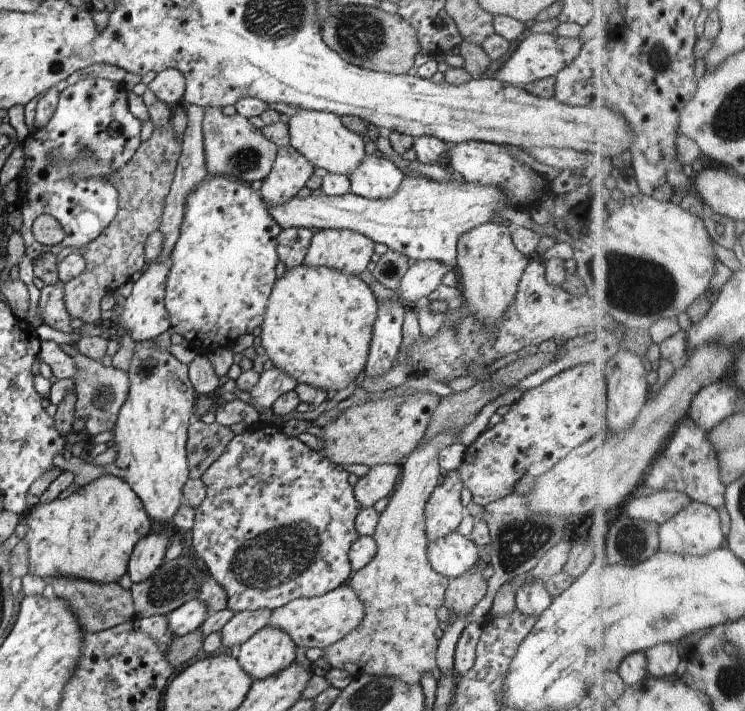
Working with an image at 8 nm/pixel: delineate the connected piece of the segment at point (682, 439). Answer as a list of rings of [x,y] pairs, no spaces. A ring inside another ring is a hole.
[[[689,416],[680,426],[671,444],[666,448],[664,456],[658,458],[650,469],[647,486],[656,491],[678,490],[689,495],[694,501],[713,505],[715,508],[727,507],[728,484],[724,481],[723,462],[719,451],[709,437],[710,432],[704,431],[694,418]]]

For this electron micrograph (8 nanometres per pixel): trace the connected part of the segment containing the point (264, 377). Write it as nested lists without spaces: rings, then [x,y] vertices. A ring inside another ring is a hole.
[[[268,365],[261,374],[260,380],[250,390],[250,402],[252,407],[258,411],[268,411],[273,407],[274,402],[282,394],[295,391],[298,383],[289,378],[284,372],[277,370],[274,366]]]

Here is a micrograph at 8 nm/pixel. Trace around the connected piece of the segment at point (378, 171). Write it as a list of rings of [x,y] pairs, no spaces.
[[[366,156],[361,166],[348,176],[350,193],[364,199],[379,200],[395,196],[406,178],[390,160]]]

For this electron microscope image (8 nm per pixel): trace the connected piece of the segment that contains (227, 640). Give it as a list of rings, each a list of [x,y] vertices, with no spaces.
[[[241,611],[222,628],[222,644],[227,648],[242,645],[267,626],[267,611]]]

